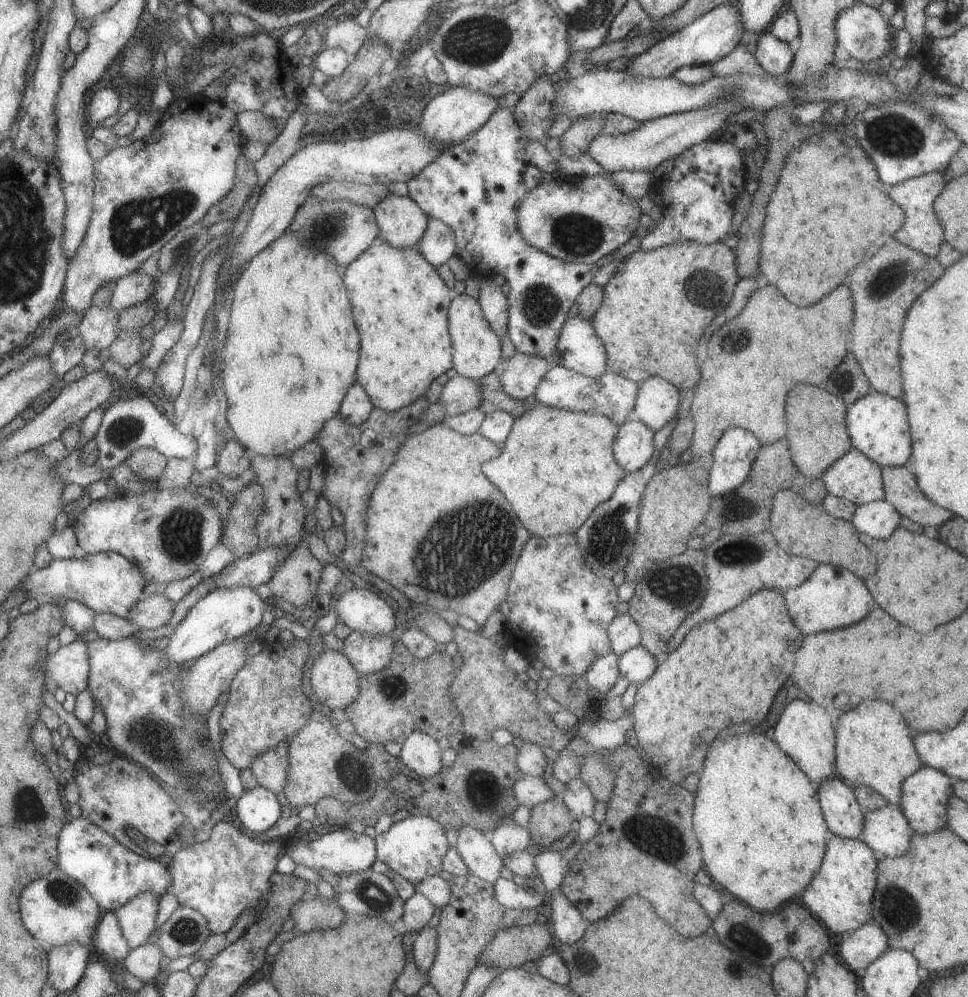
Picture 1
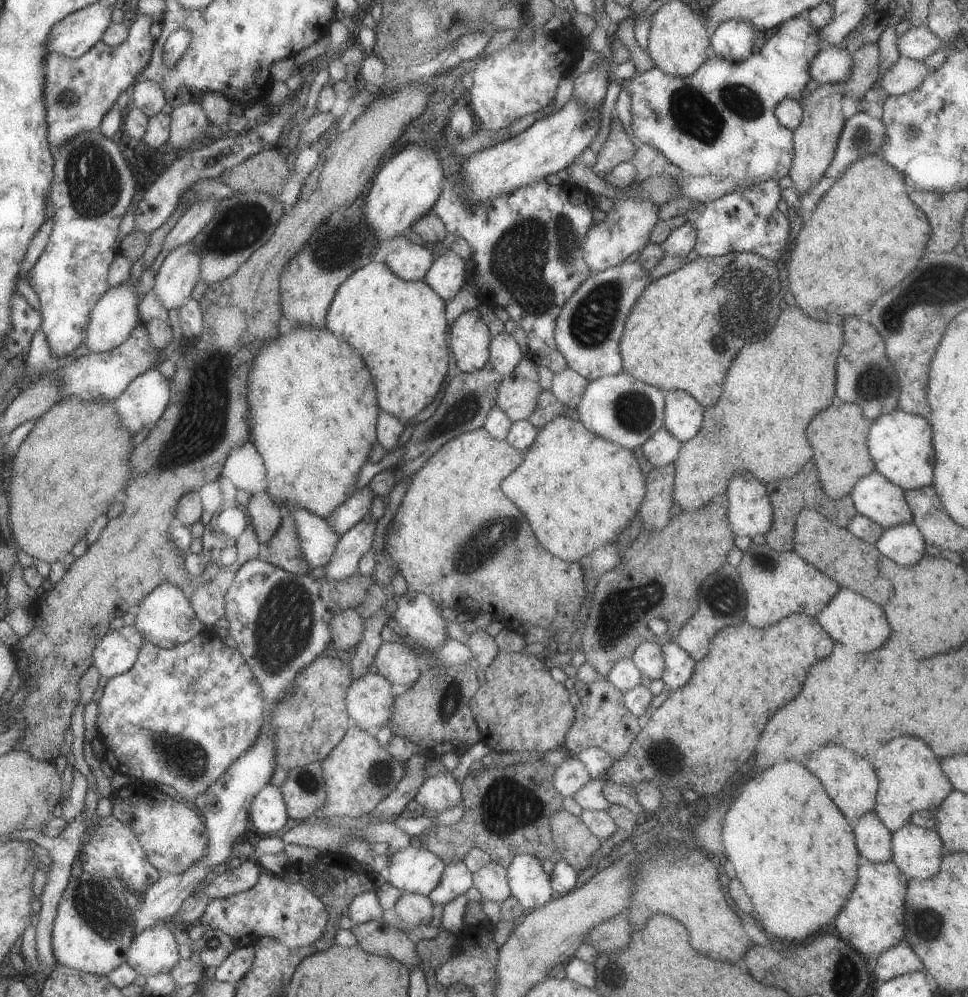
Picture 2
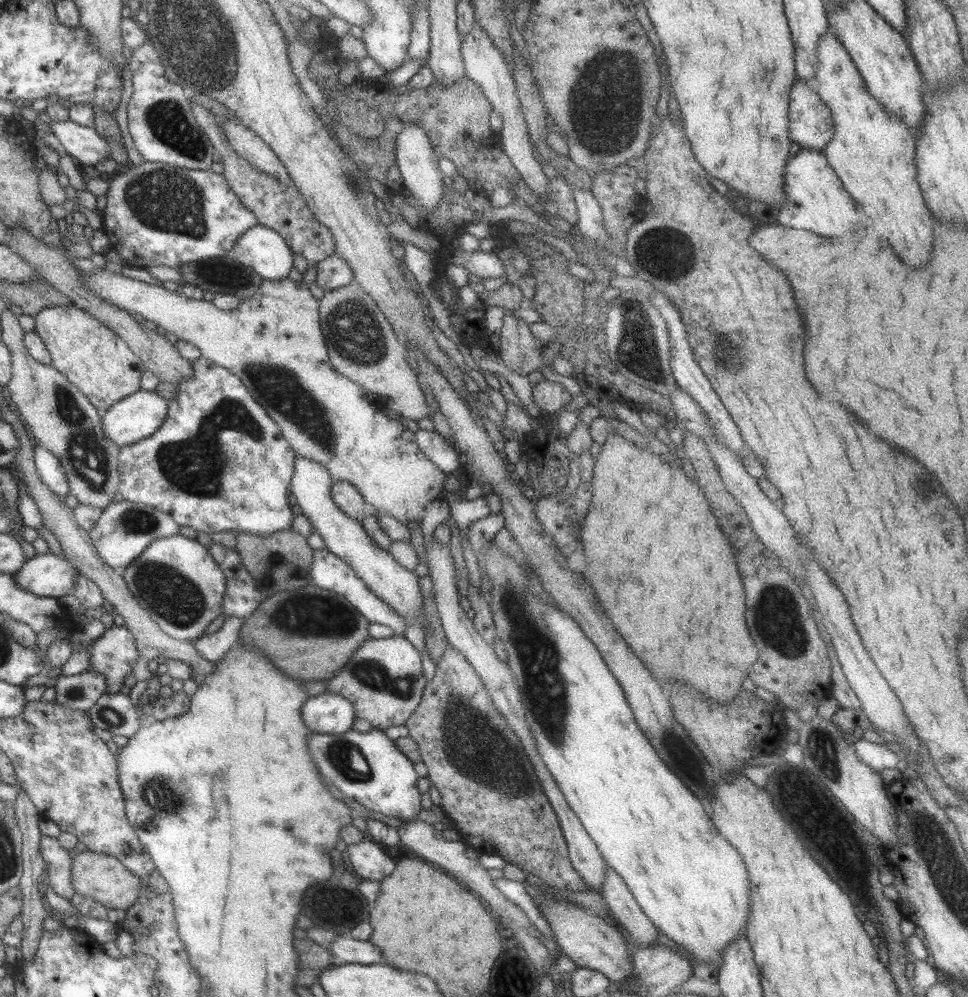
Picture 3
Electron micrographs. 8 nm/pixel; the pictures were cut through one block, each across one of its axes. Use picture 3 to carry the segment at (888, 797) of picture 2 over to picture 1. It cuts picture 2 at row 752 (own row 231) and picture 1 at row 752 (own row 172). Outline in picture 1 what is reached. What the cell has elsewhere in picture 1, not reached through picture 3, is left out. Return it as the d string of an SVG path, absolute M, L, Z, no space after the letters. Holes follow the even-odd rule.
M880 700L864 702L842 714L836 728L835 763L840 778L852 787L872 788L890 804L900 806L902 783L924 766L912 740L914 732L896 708Z

